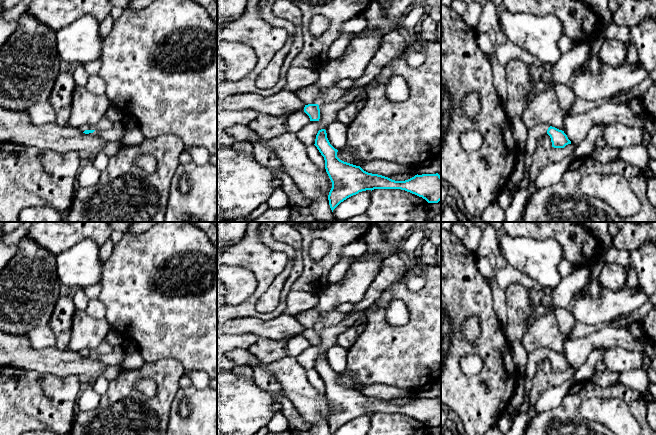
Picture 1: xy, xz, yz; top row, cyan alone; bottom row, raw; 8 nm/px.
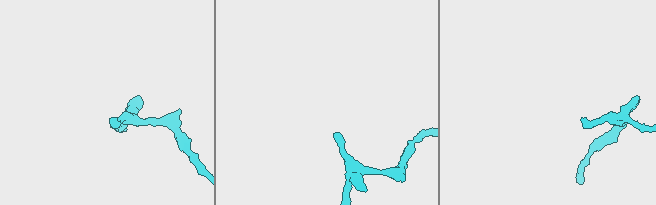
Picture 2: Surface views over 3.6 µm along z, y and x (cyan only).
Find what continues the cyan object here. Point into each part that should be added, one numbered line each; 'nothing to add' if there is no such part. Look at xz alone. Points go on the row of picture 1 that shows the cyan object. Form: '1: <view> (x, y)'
1: xz (310, 95)

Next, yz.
1: yz (535, 134)

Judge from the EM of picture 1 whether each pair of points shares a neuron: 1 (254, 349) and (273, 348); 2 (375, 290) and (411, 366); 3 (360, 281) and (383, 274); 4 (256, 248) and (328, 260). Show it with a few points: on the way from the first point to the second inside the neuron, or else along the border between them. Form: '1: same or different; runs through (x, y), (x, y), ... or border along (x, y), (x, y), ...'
1: same; runs through (259, 349), (268, 349)
2: different; border along (374, 302), (367, 309)
3: different; border along (380, 268), (362, 297)
4: different; border along (301, 259), (303, 272), (294, 281)

